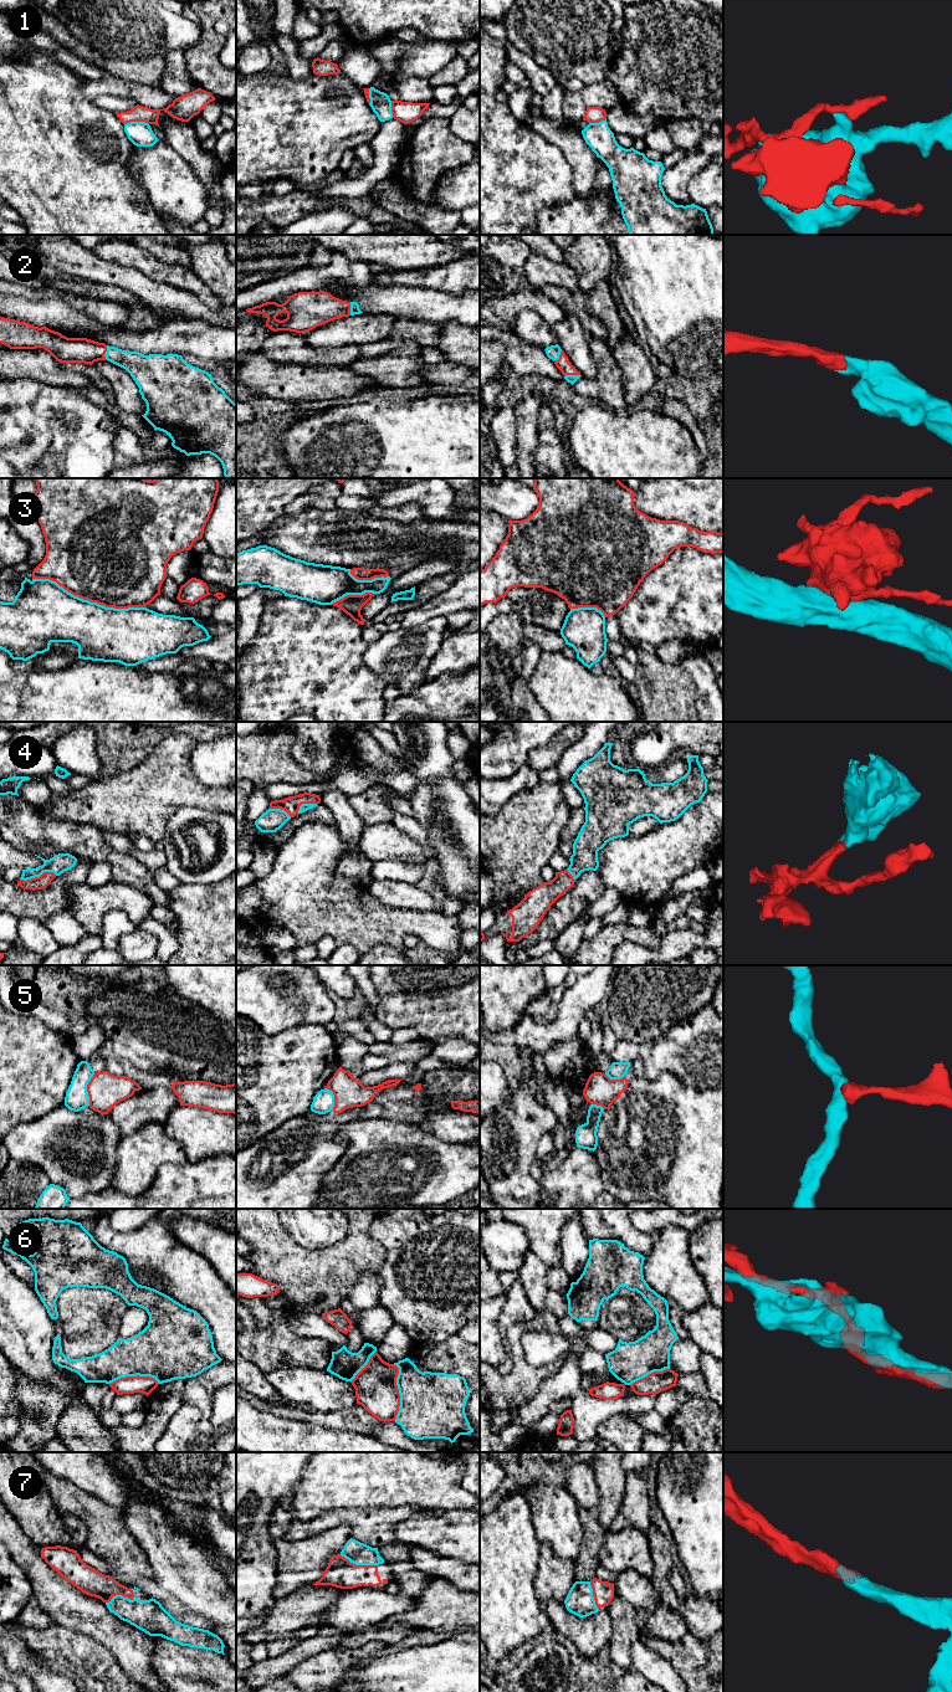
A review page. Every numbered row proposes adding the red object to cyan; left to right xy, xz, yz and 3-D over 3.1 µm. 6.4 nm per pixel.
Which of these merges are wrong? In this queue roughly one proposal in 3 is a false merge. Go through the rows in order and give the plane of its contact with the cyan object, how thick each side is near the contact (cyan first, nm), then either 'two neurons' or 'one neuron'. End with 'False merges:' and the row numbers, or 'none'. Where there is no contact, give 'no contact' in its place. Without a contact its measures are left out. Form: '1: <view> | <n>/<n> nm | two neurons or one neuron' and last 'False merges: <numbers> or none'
1: xy | 160/110 nm | two neurons
2: yz | 60/90 nm | one neuron
3: xy | 360/500 nm | two neurons
4: xy | 120/80 nm | one neuron
5: xy | 150/220 nm | two neurons
6: xz | 420/280 nm | two neurons
7: xz | 150/190 nm | one neuron
False merges: 1, 3, 5, 6

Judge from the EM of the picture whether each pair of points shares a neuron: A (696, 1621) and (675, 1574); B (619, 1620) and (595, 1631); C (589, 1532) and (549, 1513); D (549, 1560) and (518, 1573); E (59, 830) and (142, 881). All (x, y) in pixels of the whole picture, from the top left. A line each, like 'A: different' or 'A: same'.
A: same
B: different
C: different
D: different
E: same

